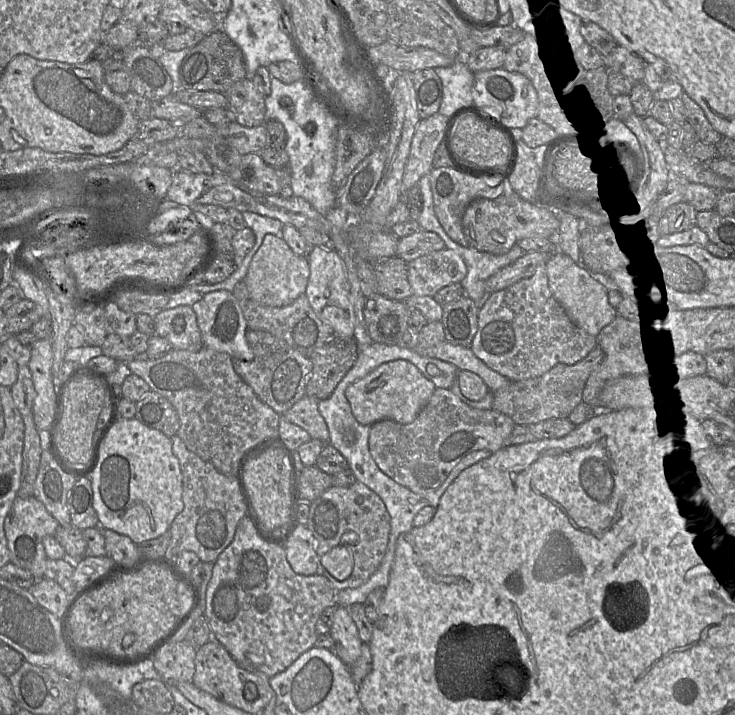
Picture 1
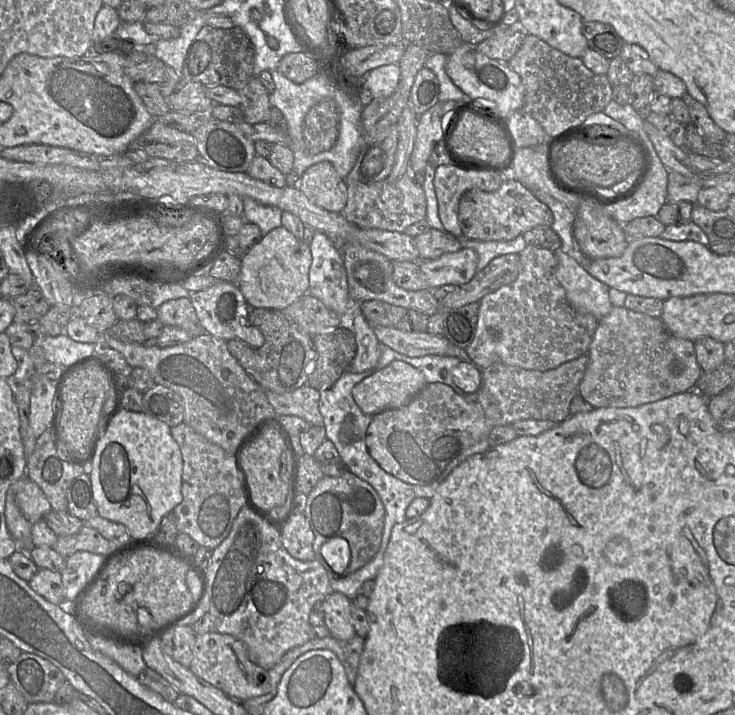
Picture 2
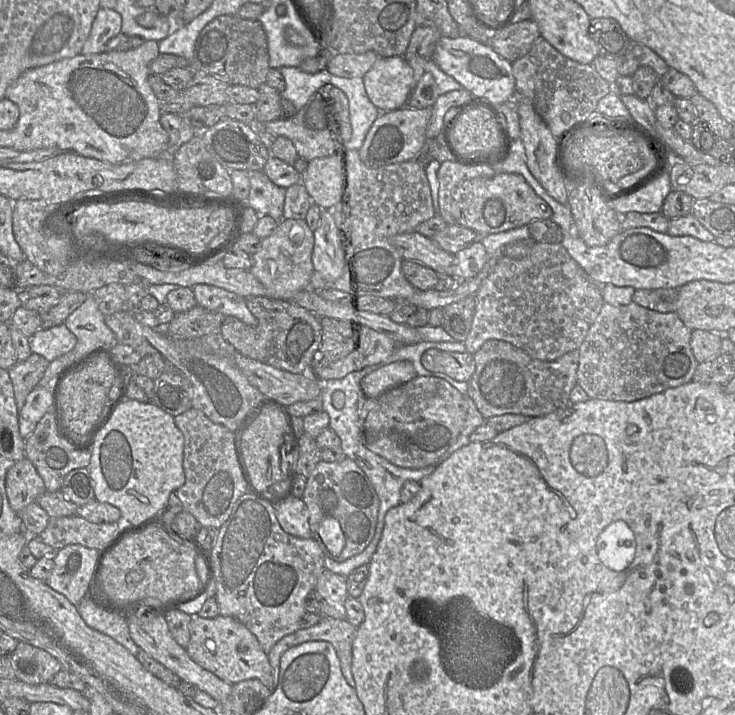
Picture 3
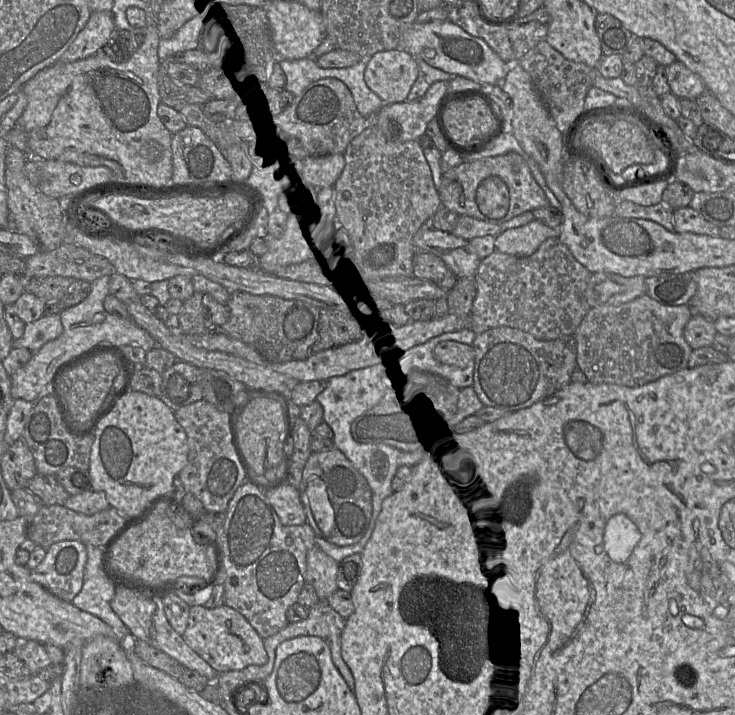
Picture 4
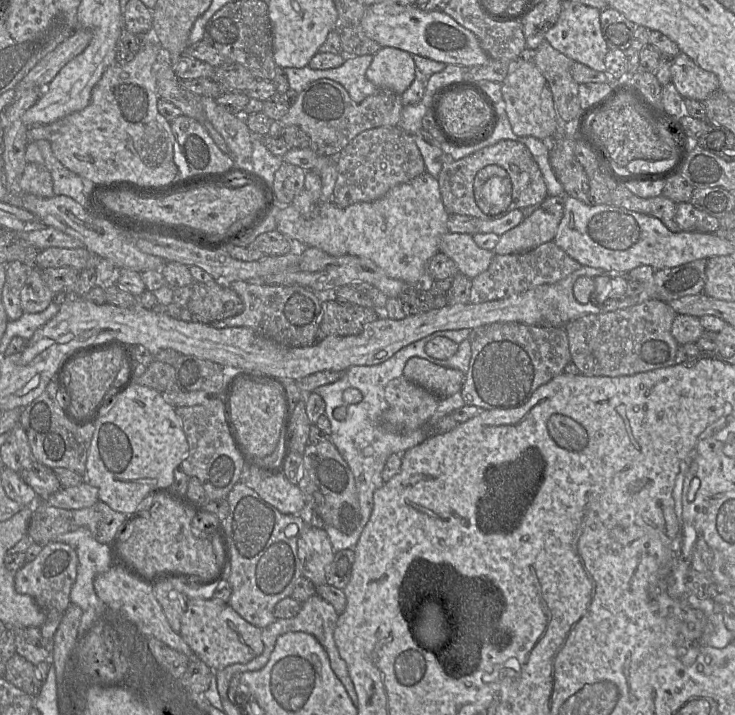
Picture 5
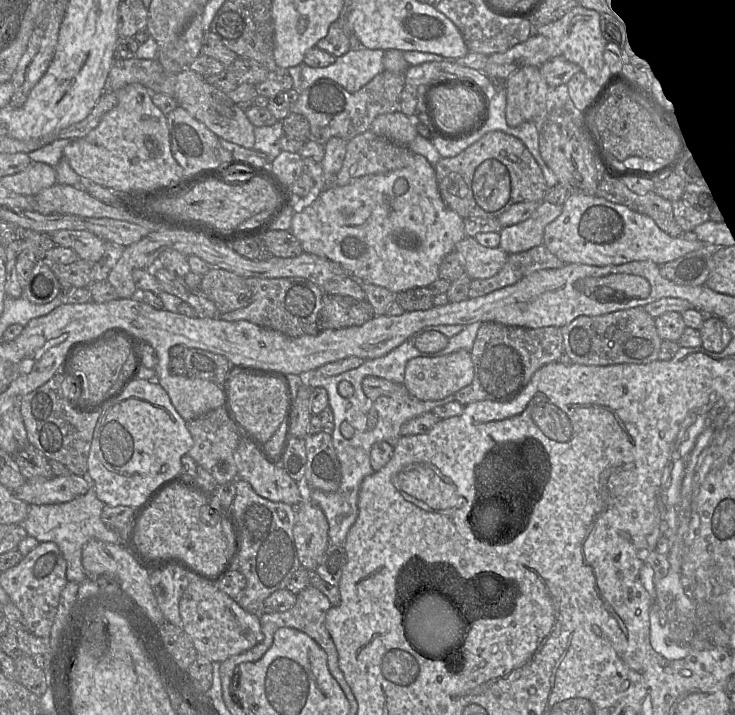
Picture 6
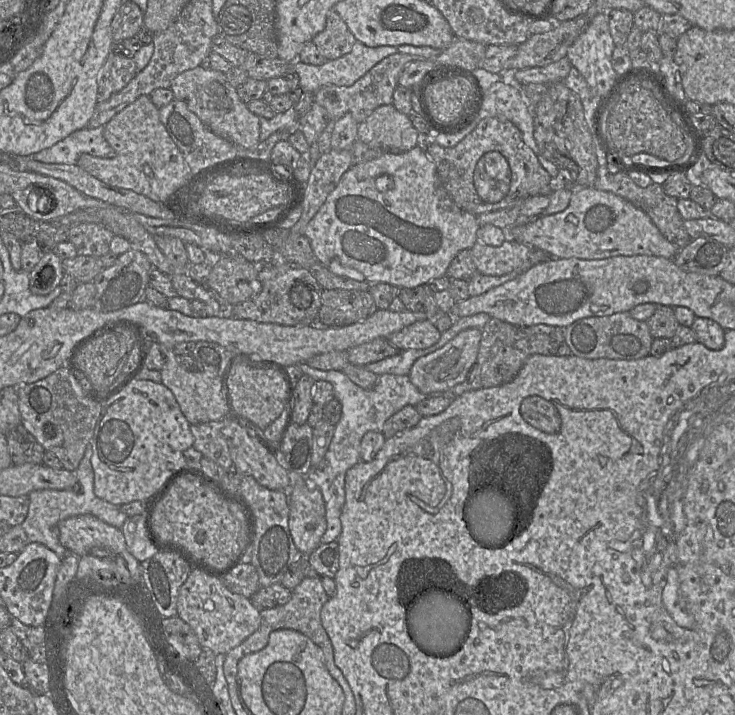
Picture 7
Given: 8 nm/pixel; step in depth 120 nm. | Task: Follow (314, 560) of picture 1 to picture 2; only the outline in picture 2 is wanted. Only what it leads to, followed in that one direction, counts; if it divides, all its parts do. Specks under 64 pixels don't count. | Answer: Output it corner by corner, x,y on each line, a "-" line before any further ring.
295,513
280,529
281,541
287,552
300,561
316,559
314,533
304,514

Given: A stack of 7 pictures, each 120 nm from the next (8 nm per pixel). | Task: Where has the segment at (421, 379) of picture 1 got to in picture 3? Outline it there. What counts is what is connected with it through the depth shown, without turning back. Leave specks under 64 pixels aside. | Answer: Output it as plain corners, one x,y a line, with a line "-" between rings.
402,360
391,363
365,376
361,381
363,393
378,399
390,389
402,385
417,376
410,361

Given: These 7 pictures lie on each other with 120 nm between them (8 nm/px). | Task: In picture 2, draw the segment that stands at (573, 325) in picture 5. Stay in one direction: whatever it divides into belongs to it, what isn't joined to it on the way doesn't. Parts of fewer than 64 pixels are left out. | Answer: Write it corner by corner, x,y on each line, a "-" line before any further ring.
613,306
611,311
599,320
587,355
590,361
580,384
580,393
594,408
636,407
696,390
697,381
702,374
693,341
672,335
660,318
634,312
624,306

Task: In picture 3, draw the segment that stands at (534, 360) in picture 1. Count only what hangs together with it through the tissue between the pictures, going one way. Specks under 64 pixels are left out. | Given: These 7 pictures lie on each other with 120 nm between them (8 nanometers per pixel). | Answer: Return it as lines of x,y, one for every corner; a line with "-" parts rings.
535,243
530,253
521,259
513,259
506,255
502,255
489,272
487,277
481,282
481,285
476,293
477,305
475,315
472,322
470,333
466,339
465,348
466,351
474,355
481,346
488,340
496,339
509,342
512,345
524,350
531,357
541,361
554,361
564,355
567,352
573,350
579,350
579,347
585,340
591,325
597,319
603,304
605,303
602,298
601,285
597,283
568,253
562,243

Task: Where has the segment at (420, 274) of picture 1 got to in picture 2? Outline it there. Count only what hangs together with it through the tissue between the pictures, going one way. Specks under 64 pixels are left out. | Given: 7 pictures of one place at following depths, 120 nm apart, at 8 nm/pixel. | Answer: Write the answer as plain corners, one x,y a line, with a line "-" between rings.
471,248
446,253
437,259
421,260
419,267
430,290
443,285
464,285
477,273
478,255

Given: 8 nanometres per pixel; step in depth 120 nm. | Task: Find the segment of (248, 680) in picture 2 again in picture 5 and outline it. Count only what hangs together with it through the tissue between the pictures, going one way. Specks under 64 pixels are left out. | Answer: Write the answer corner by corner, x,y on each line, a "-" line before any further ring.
188,599
181,618
180,636
194,655
211,670
232,664
245,664
258,657
264,648
260,628
244,620
230,605
219,599

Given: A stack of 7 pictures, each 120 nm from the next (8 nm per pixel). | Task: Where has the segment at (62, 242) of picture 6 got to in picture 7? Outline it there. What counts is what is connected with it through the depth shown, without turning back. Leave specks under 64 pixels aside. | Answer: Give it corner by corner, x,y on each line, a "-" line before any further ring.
81,223
70,228
68,241
76,247
78,255
100,258
110,252
113,237
111,229
103,224

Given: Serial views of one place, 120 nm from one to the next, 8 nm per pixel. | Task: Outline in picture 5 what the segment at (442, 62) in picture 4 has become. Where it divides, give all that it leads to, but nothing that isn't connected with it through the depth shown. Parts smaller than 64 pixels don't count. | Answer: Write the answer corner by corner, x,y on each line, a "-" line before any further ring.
383,2
373,4
364,12
361,27
381,47
398,48
445,64
473,67
489,60
471,31
444,12
427,12
417,5
400,6

